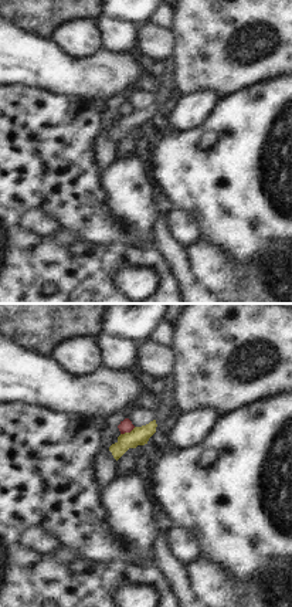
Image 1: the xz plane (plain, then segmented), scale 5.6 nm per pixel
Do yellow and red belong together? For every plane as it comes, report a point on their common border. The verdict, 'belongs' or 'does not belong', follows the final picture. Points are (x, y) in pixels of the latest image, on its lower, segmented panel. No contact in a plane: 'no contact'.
(128, 433)

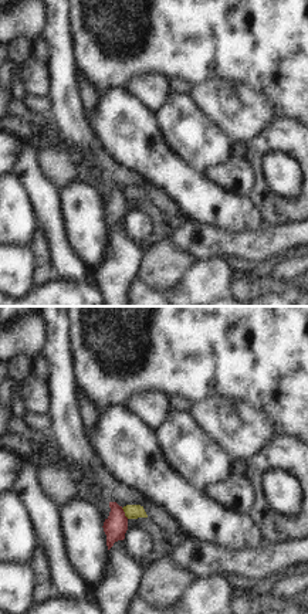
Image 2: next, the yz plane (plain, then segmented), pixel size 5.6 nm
(125, 514)

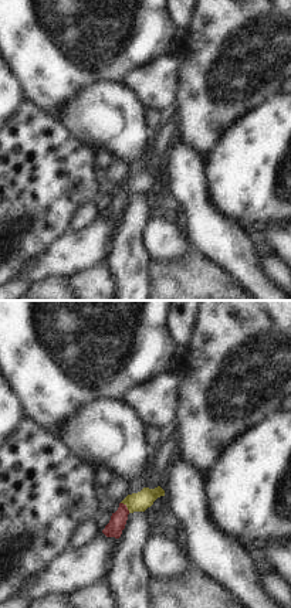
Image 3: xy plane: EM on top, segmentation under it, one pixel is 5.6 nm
(127, 506)

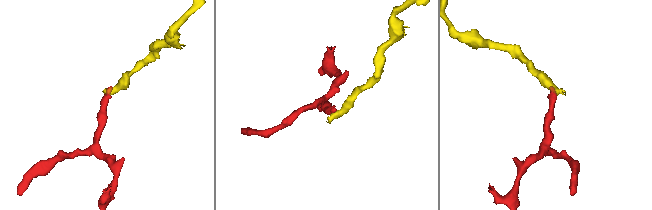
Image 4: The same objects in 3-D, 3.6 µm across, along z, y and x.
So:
does not belong

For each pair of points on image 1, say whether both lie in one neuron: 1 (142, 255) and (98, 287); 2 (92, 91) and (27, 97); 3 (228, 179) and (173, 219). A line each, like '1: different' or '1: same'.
1: same
2: different
3: different

